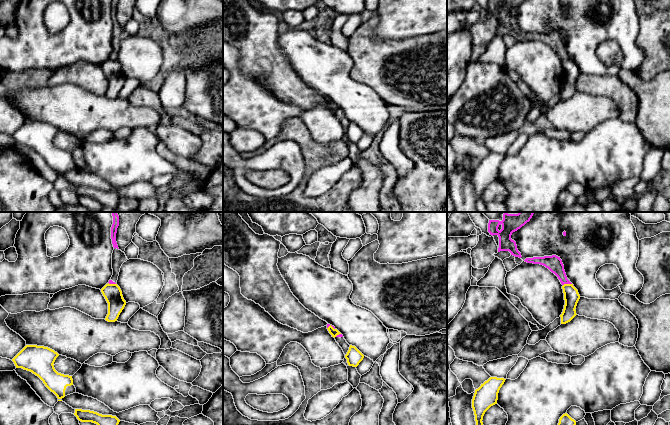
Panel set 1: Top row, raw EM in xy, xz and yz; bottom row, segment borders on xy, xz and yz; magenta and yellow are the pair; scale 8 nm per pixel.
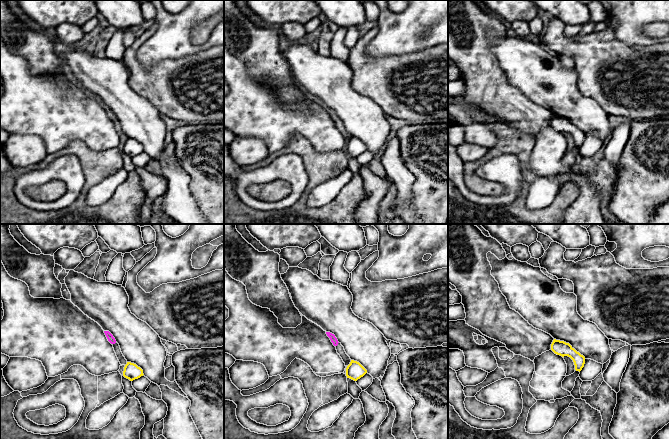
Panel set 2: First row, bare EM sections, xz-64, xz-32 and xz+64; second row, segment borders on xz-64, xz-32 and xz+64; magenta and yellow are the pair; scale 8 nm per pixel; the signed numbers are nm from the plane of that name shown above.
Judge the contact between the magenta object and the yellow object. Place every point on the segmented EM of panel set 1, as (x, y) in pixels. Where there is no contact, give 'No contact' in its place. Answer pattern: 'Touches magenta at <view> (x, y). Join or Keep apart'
Touches magenta at yz (568, 283). Keep apart

